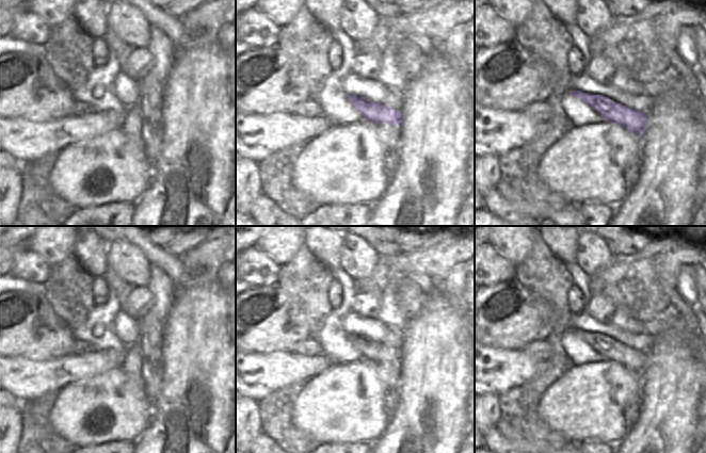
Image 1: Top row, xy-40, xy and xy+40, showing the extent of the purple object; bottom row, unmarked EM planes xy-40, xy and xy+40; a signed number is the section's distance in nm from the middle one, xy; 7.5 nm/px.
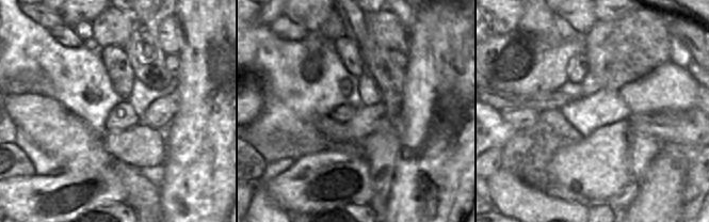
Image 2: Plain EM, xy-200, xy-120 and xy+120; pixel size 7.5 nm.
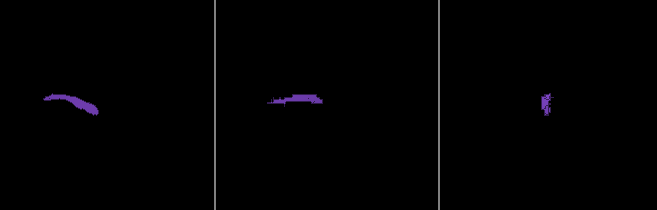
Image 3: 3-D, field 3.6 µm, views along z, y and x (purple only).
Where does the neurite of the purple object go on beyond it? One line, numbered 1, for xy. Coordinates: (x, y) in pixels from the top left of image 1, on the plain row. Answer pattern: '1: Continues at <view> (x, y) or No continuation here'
1: No continuation here

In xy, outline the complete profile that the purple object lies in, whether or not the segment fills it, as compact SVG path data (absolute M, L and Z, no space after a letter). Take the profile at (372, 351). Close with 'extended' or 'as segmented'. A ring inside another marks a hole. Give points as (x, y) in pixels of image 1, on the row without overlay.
M355 334L348 335L354 347L359 351L364 358L374 363L387 361L389 363L401 363L401 351L387 346L381 342L370 340L364 336Z; as segmented

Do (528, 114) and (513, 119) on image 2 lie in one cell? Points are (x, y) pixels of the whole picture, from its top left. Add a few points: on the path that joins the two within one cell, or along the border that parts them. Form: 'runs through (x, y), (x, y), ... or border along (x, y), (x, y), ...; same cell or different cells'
runs through (525, 117), (516, 119); same cell

